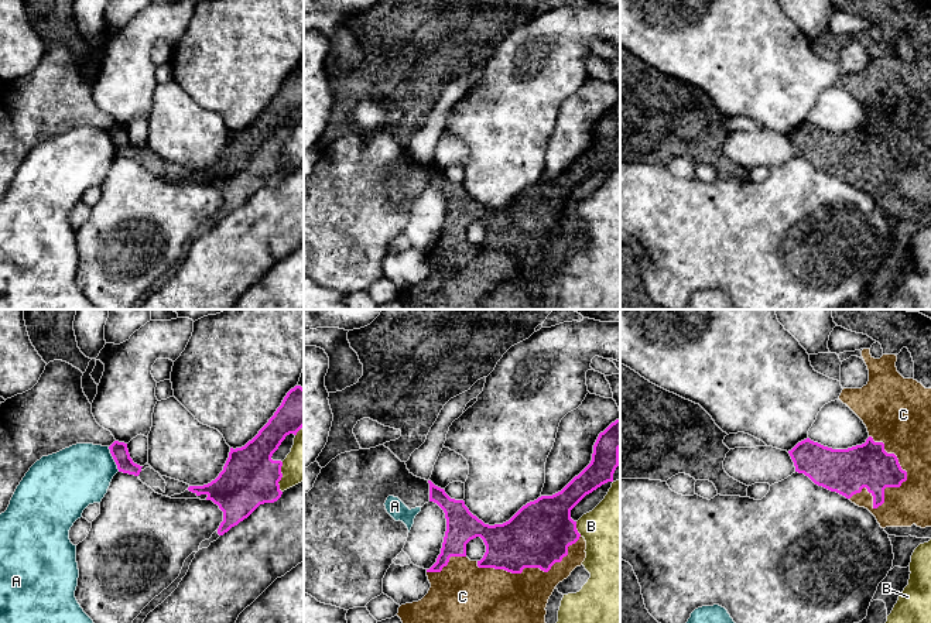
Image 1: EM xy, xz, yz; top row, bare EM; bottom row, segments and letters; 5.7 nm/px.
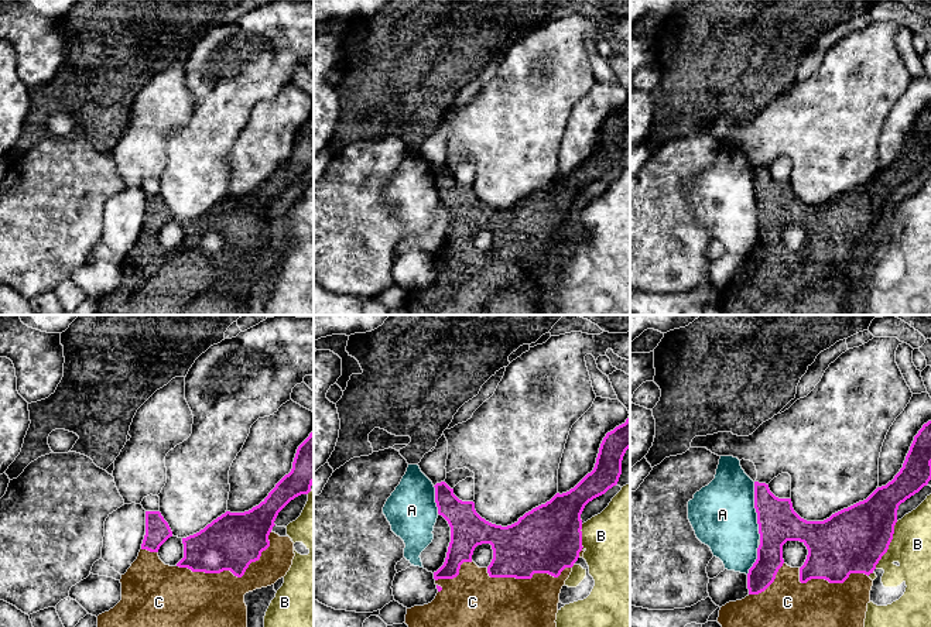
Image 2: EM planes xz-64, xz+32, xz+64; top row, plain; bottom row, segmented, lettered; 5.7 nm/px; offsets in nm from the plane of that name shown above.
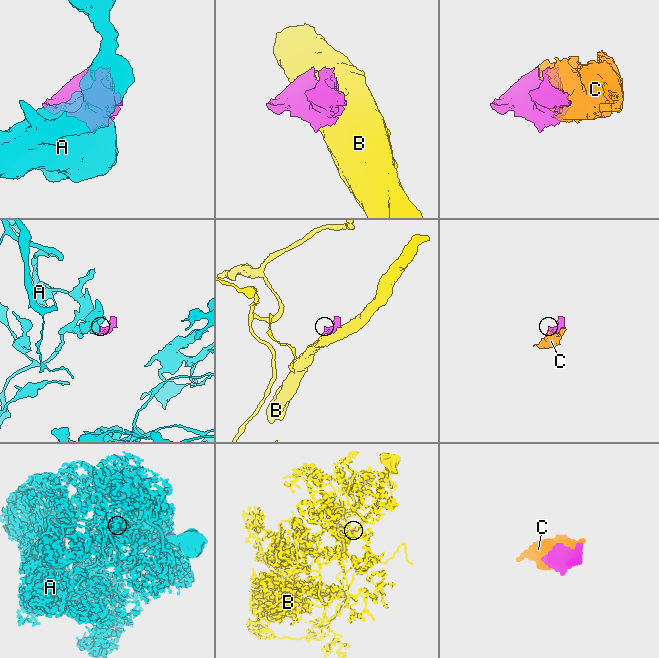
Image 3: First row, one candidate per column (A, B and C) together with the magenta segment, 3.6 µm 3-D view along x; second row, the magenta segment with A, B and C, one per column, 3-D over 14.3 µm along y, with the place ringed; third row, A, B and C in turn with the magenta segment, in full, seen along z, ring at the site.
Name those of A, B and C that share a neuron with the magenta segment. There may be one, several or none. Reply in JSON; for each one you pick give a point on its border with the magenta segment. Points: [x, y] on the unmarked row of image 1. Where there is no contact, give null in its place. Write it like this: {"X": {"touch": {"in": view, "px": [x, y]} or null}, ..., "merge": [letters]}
{"C": {"touch": {"in": "yz", "px": [906, 157]}}, "merge": ["C"]}

